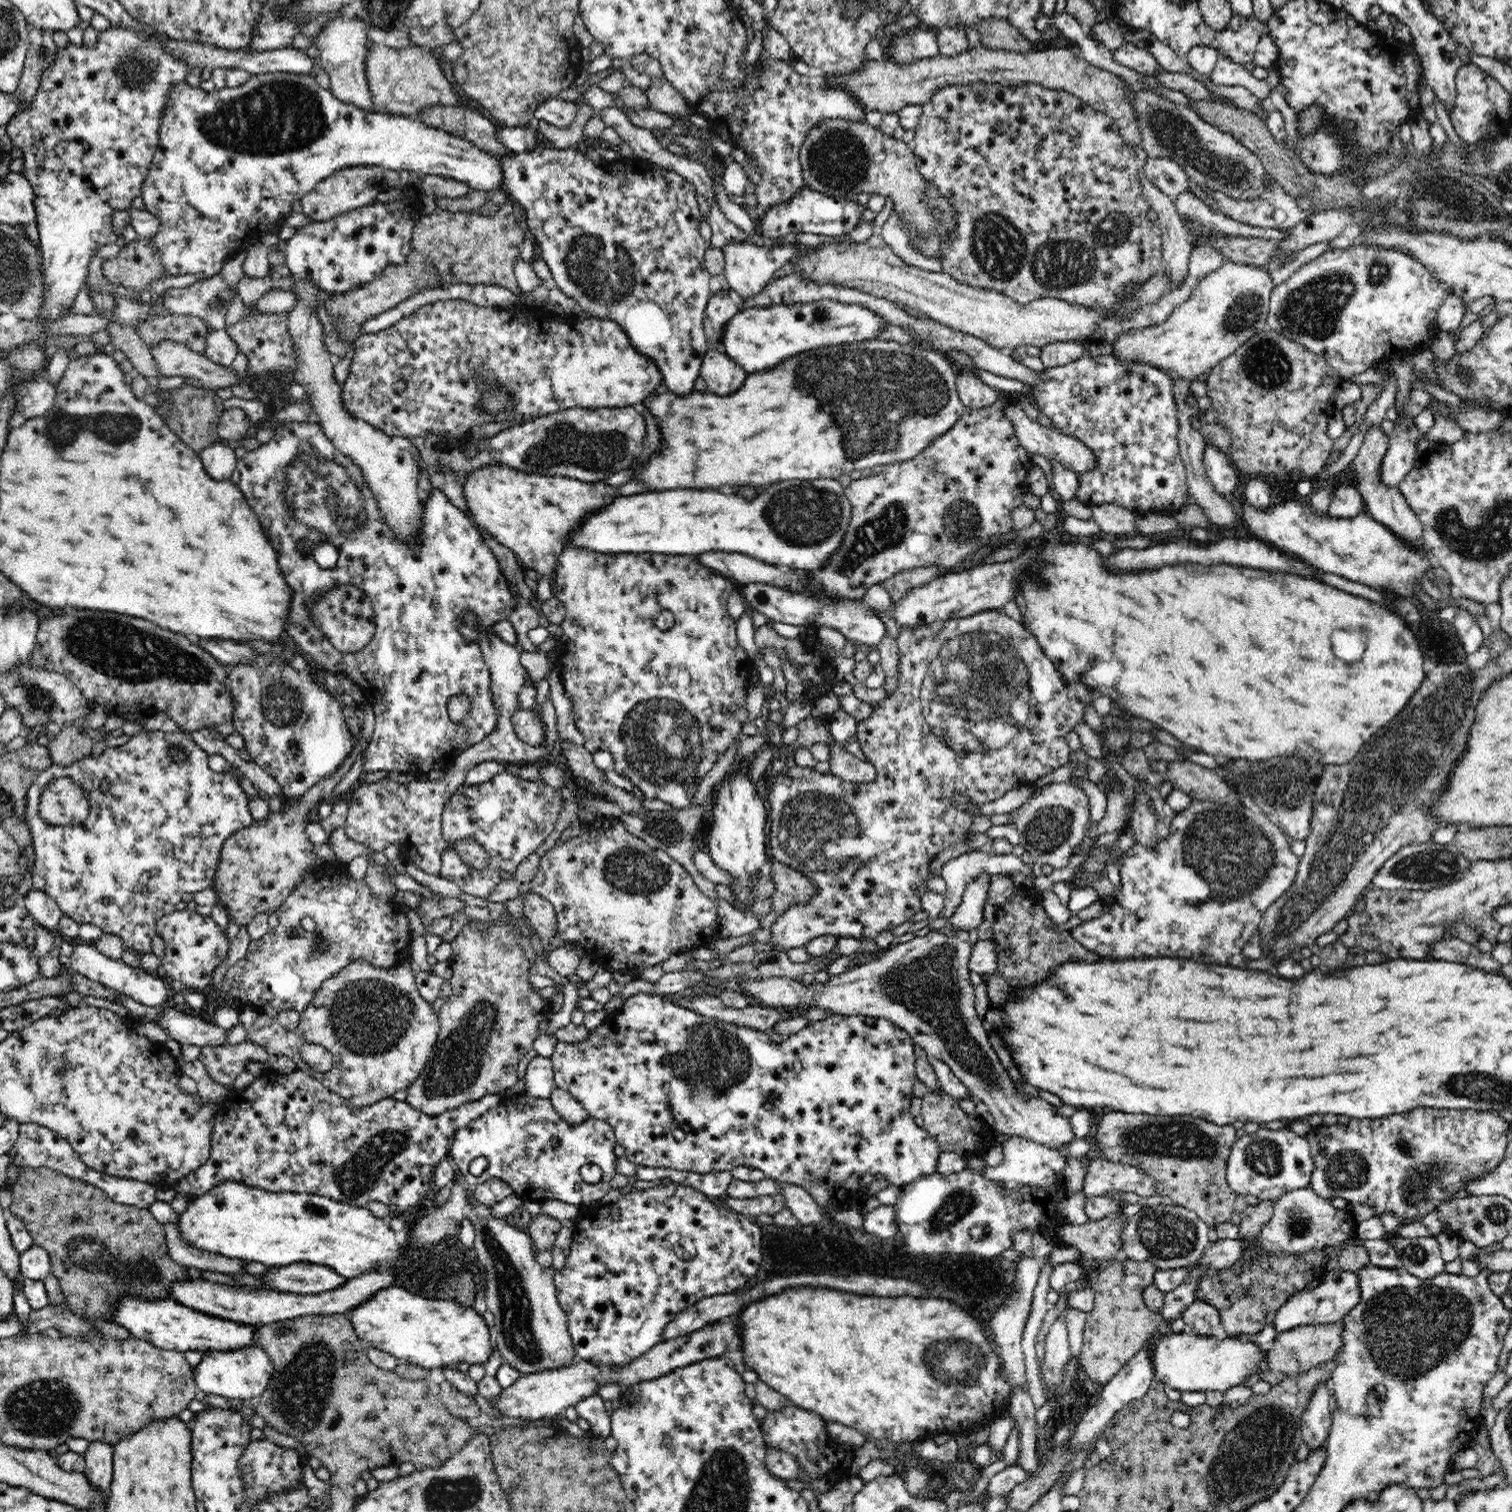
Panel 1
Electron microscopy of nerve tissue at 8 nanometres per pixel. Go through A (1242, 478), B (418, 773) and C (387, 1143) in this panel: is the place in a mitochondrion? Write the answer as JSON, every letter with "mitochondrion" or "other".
{"A":"other","B":"other","C":"mitochondrion"}

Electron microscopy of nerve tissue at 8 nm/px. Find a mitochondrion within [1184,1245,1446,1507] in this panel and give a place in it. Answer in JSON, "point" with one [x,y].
{"point":[1275,1426]}

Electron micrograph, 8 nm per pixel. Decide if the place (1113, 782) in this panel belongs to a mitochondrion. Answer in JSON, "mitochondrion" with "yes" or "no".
{"mitochondrion":"no"}

